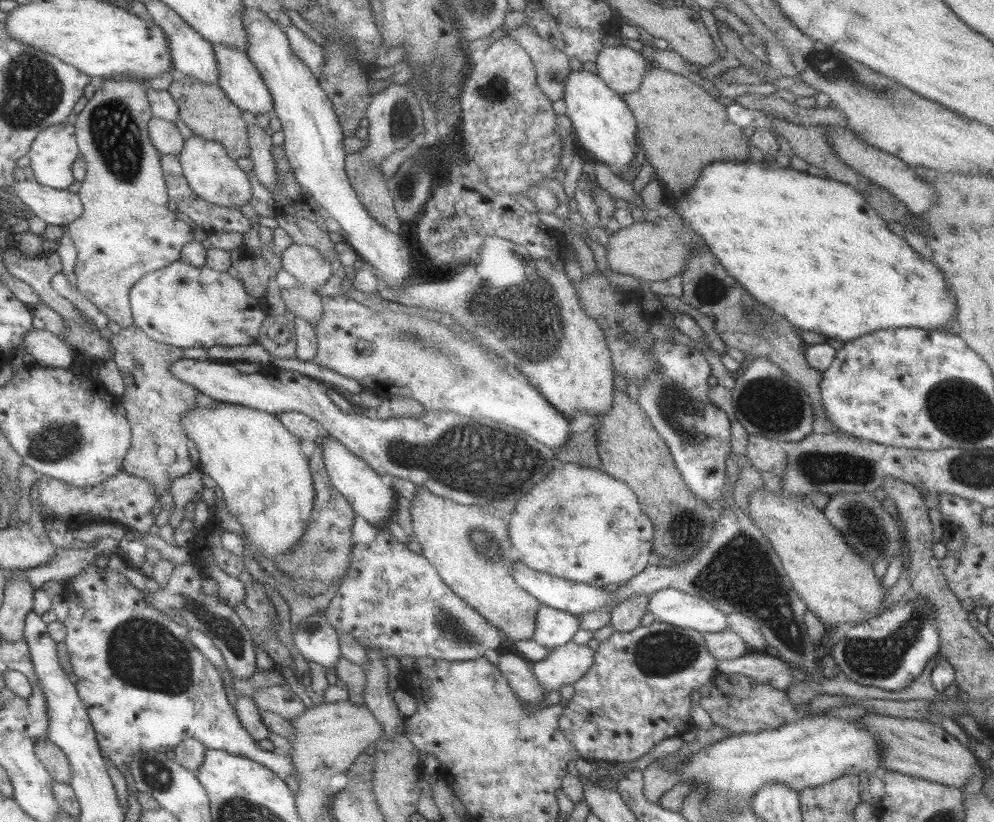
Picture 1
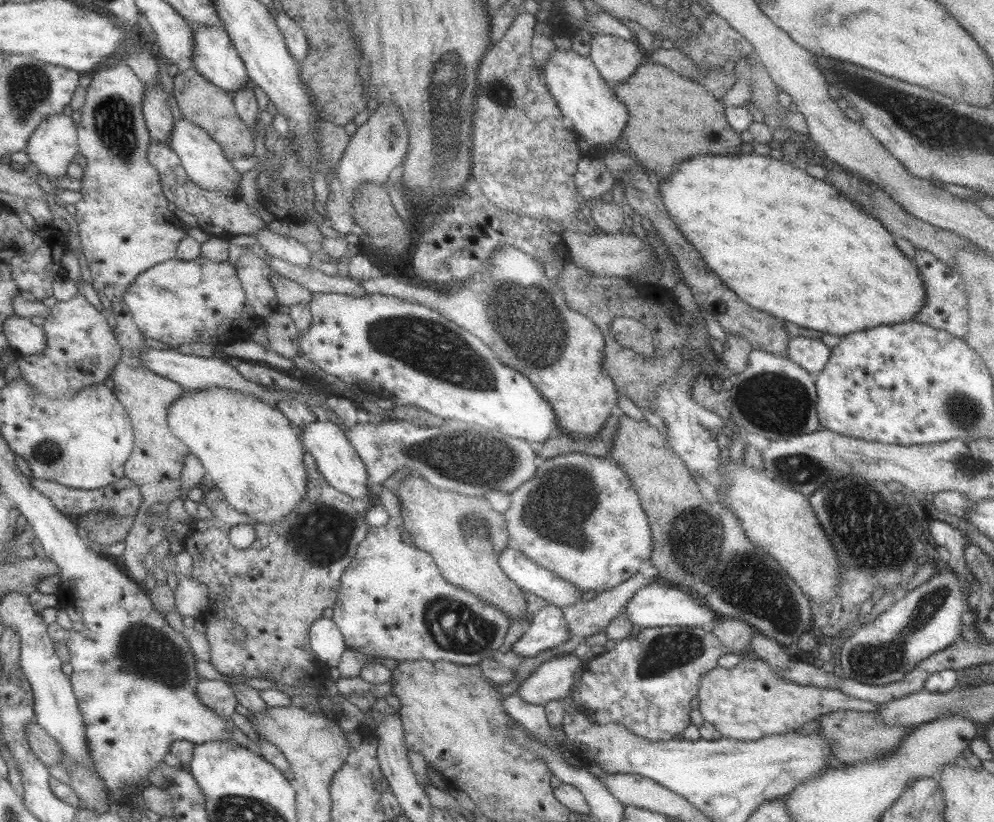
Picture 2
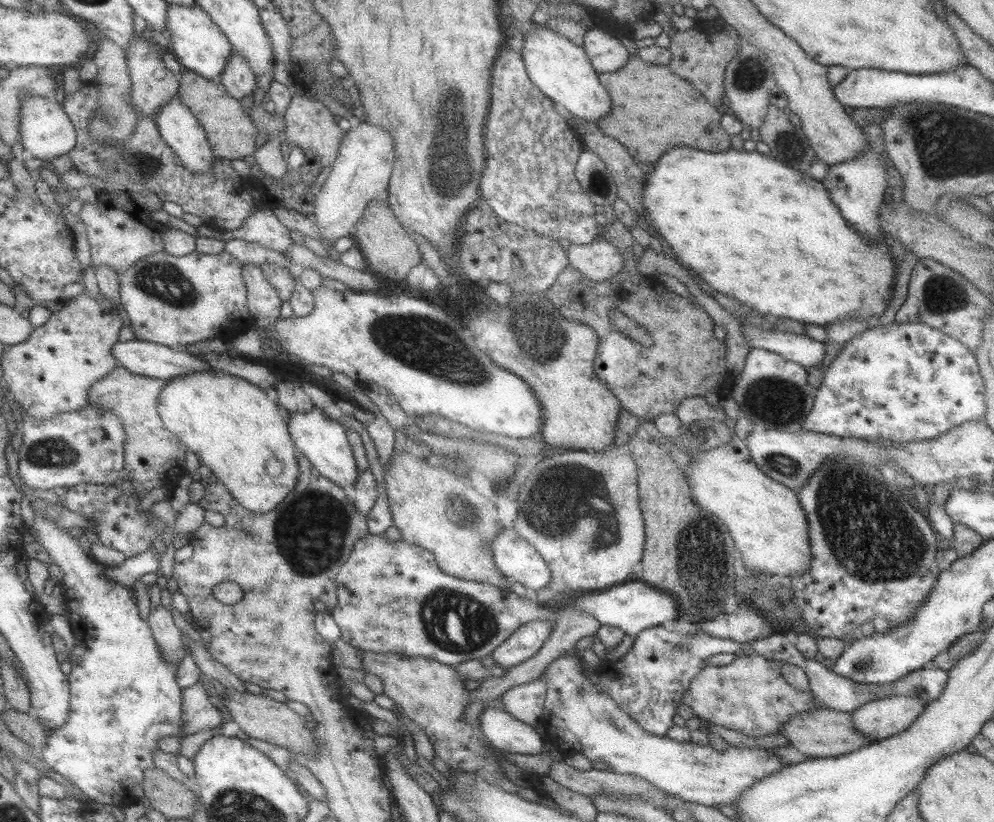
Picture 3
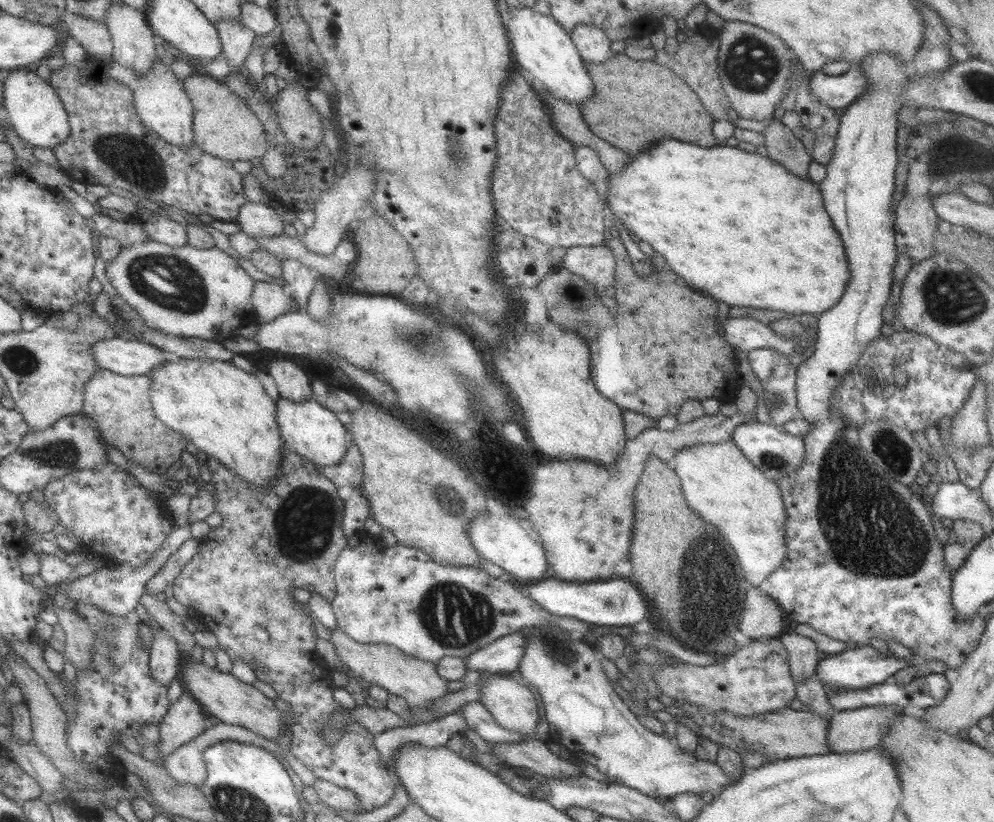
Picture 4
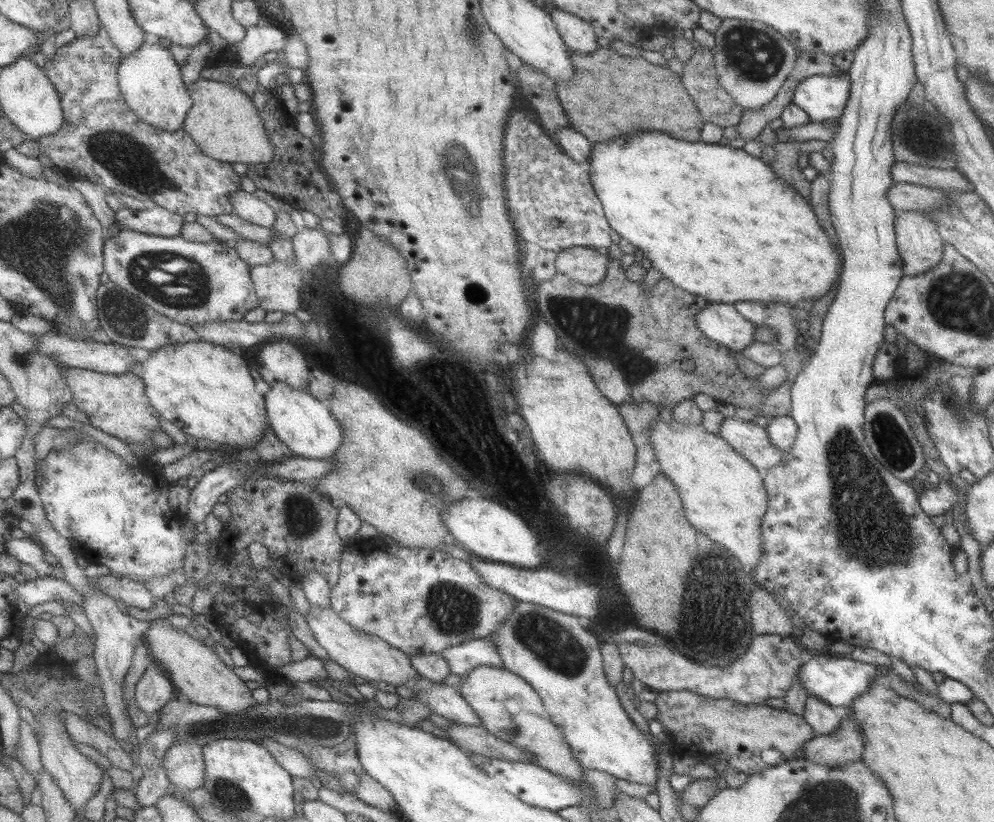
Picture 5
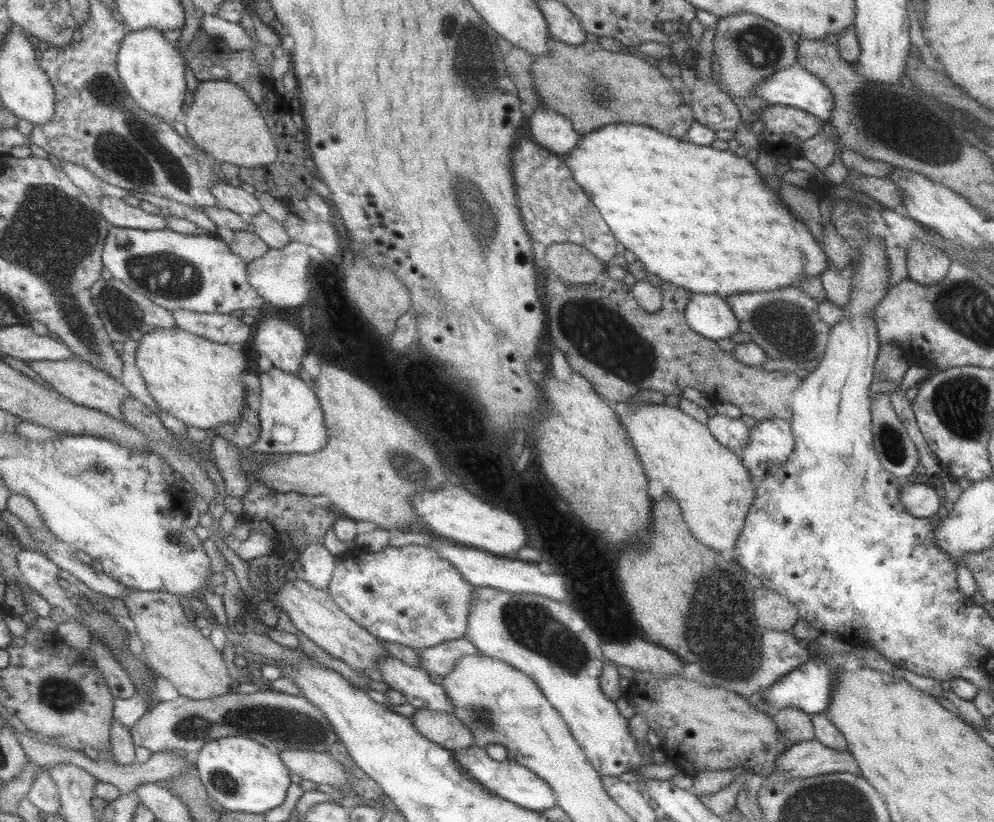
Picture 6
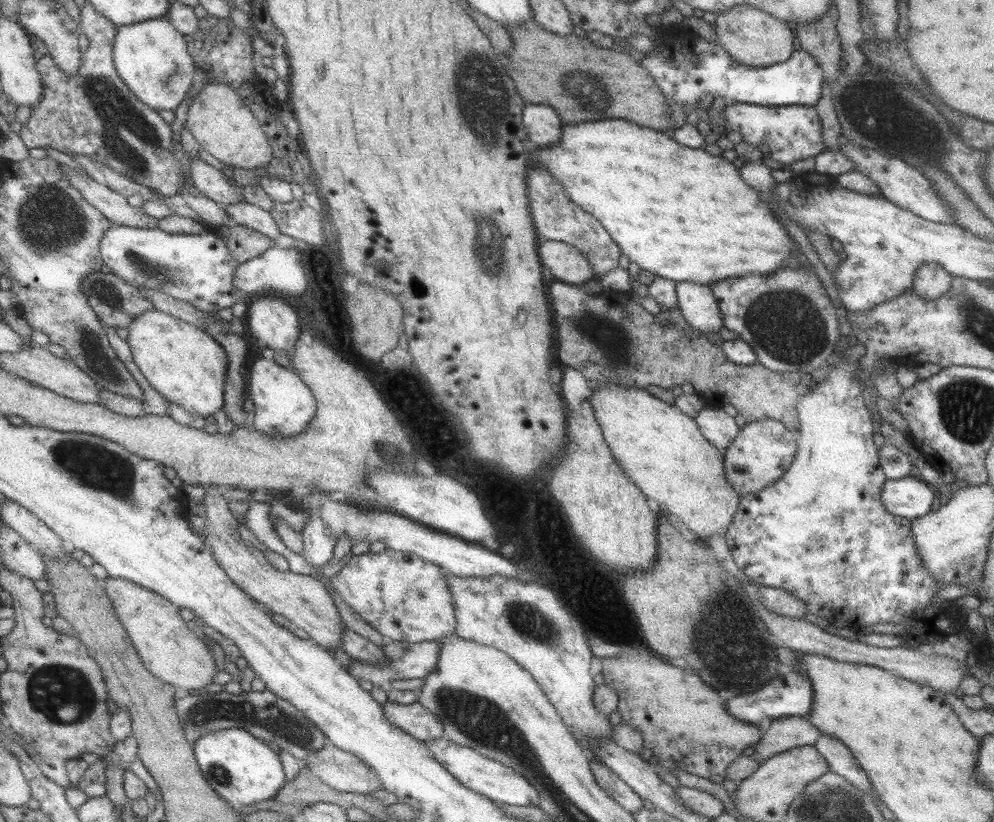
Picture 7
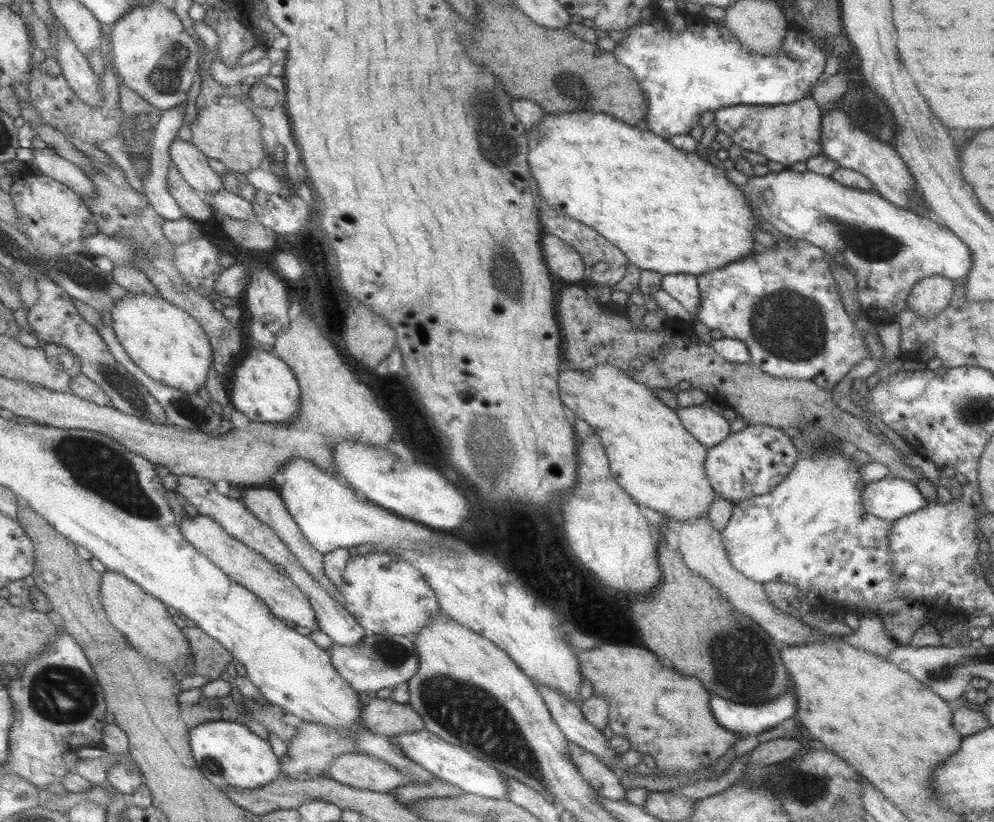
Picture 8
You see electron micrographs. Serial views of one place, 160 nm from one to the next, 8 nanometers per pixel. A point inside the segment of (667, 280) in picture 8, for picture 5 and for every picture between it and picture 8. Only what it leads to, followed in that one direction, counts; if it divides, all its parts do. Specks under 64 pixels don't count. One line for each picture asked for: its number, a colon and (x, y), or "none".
5: (720, 322)
6: (707, 314)
7: (696, 303)

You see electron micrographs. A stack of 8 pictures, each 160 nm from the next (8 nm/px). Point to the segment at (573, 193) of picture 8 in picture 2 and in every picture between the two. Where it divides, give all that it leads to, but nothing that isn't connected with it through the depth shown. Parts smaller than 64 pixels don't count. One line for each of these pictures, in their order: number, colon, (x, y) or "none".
2: (788, 244)
3: (749, 227)
4: (737, 226)
5: (716, 222)
6: (700, 218)
7: (682, 214)

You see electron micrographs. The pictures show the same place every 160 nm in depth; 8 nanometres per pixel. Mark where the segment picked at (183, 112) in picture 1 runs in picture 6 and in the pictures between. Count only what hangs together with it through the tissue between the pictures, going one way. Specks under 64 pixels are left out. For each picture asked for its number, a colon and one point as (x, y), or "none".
2: (211, 108)
3: (230, 134)
4: (223, 126)
5: (223, 122)
6: (223, 121)

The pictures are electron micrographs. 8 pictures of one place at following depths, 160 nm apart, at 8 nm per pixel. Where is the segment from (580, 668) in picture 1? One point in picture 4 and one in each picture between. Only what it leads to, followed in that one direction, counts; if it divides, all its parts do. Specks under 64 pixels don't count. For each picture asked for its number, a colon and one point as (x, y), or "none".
2: (552, 679)
3: (524, 702)
4: (513, 705)

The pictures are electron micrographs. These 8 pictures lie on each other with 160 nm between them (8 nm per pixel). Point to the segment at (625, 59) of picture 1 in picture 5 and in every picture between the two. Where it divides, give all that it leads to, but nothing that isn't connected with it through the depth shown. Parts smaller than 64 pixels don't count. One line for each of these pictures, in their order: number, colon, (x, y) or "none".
2: (615, 59)
3: (605, 53)
4: (592, 44)
5: (578, 36)

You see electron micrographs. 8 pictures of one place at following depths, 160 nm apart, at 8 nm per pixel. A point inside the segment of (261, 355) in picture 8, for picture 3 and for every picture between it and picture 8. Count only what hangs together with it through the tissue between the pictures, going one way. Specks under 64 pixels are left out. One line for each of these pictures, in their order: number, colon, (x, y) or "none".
3: (320, 439)
4: (312, 431)
5: (304, 424)
6: (290, 418)
7: (283, 405)

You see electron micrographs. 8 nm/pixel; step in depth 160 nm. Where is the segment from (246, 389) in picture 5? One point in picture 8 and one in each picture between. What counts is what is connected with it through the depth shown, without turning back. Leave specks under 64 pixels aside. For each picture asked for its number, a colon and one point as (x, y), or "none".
6: (197, 381)
7: (181, 362)
8: (169, 346)

